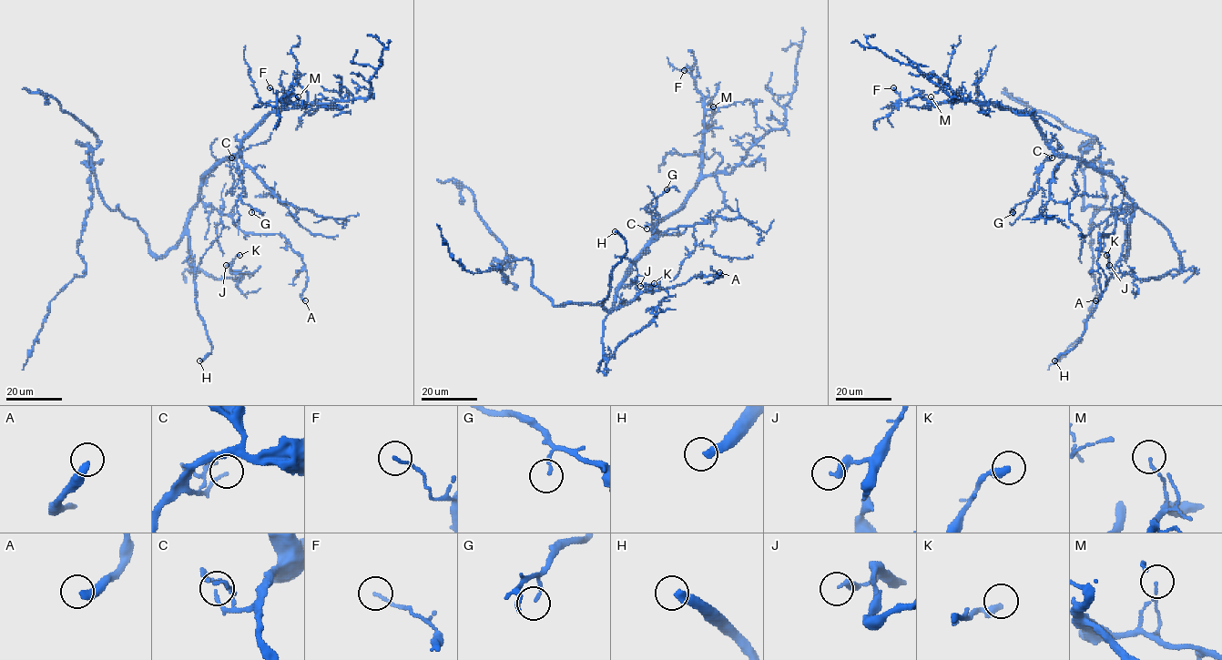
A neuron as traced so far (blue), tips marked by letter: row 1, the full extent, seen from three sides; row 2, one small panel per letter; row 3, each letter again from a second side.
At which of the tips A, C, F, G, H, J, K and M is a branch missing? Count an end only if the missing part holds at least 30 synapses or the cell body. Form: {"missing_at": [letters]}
{"missing_at": ["H"]}

